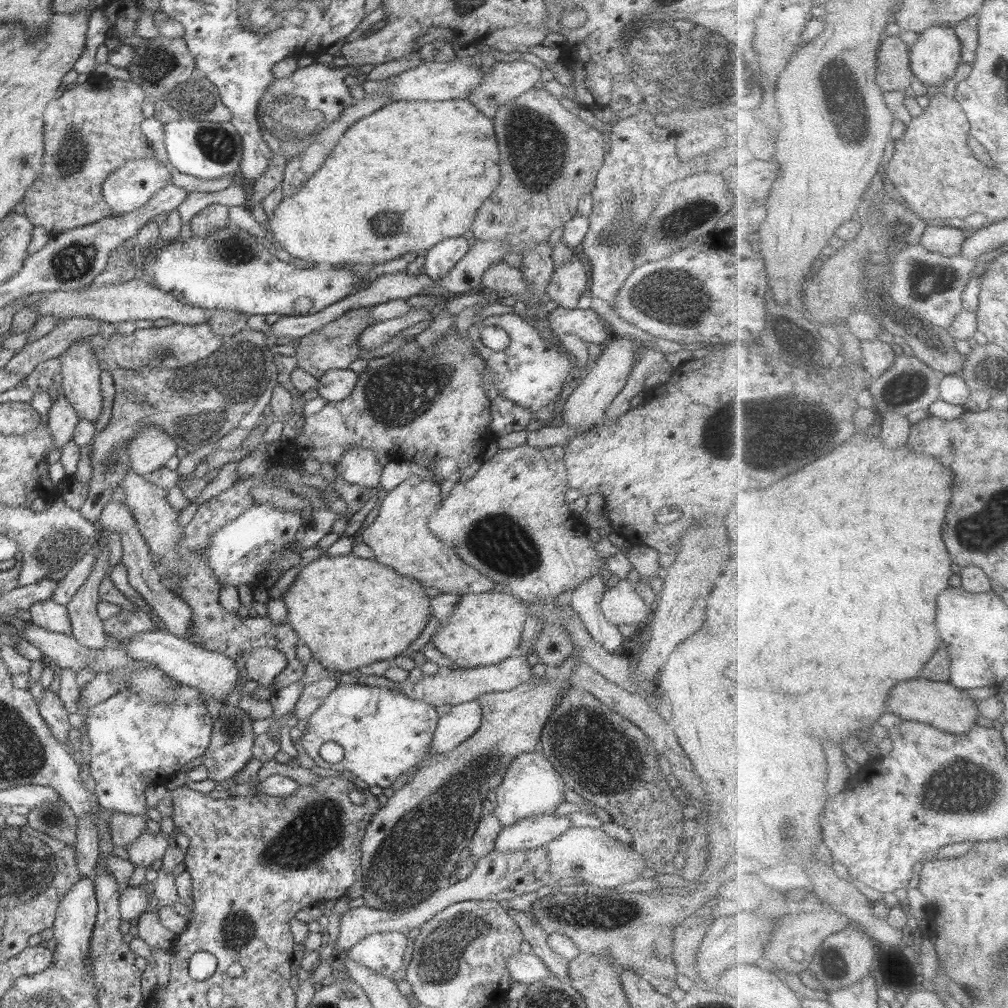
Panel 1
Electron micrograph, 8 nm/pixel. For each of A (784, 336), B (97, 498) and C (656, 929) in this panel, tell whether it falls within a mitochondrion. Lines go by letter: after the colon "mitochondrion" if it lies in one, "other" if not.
A: other
B: other
C: other

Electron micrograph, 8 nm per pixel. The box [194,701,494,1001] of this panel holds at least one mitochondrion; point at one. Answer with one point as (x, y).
(317, 829)

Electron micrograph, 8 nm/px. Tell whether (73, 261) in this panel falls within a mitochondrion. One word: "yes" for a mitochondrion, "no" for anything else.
yes

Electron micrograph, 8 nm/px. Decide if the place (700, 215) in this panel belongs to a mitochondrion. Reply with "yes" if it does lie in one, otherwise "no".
yes

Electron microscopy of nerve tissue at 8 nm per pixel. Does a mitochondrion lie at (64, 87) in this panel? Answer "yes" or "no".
no

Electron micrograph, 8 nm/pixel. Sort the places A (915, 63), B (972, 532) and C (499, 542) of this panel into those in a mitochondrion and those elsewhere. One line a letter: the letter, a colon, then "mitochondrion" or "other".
A: other
B: mitochondrion
C: mitochondrion

